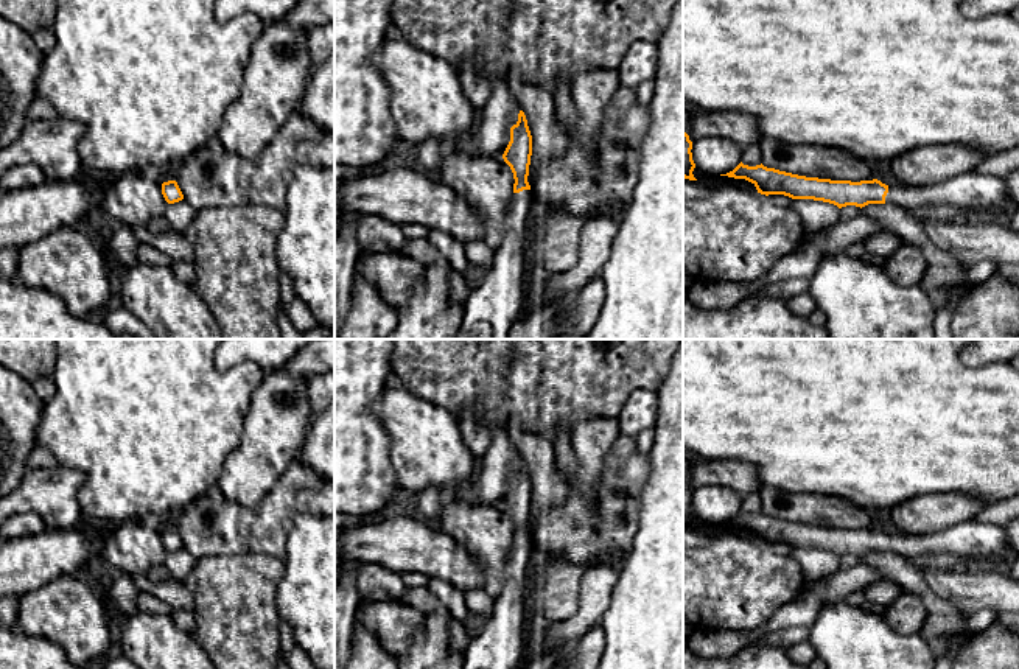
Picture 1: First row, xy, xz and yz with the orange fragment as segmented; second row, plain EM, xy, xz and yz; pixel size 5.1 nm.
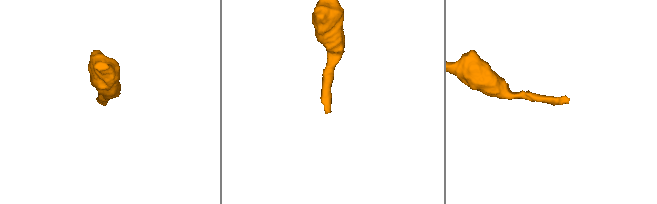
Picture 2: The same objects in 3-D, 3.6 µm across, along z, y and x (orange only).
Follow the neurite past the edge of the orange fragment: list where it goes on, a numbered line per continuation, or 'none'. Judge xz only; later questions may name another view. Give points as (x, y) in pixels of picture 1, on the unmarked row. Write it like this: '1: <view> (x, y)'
1: xz (500, 644)

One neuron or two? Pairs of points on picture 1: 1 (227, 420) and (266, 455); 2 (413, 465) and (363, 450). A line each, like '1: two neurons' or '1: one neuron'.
1: two neurons
2: two neurons

